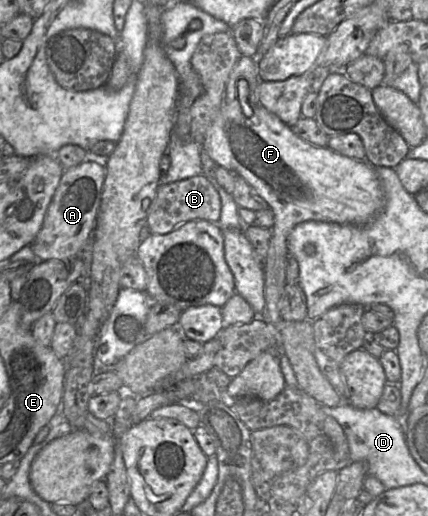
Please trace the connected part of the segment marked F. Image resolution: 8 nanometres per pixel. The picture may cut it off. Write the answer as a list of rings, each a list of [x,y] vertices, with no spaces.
[[[238,99],[222,101],[218,115],[206,132],[203,149],[213,161],[242,177],[268,203],[274,214],[268,254],[264,263],[265,308],[262,319],[277,333],[282,324],[279,313],[279,300],[286,285],[288,259],[288,236],[292,229],[306,221],[321,221],[337,224],[363,225],[370,222],[380,211],[383,202],[383,189],[375,166],[364,160],[357,160],[332,151],[327,146],[317,147],[305,142],[293,133],[290,126],[261,105],[254,107],[254,114],[246,117]]]

